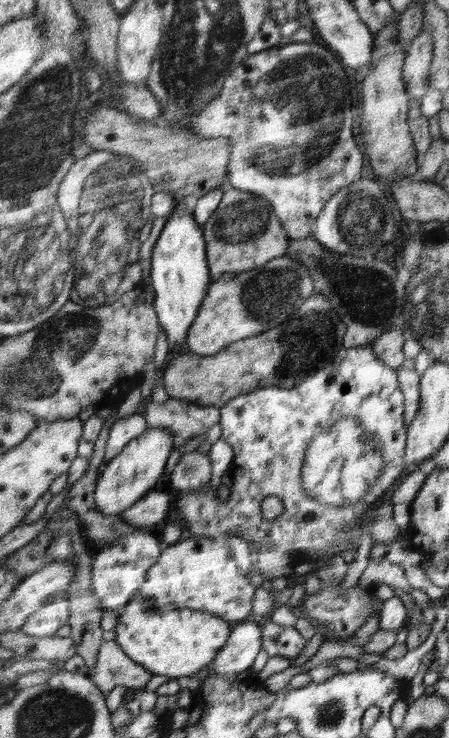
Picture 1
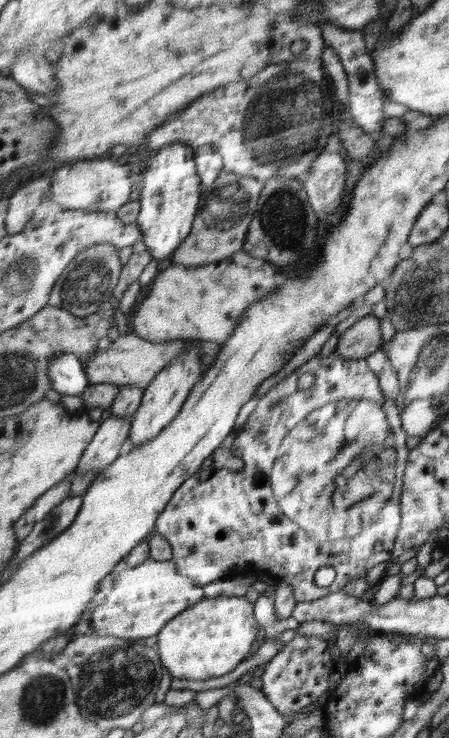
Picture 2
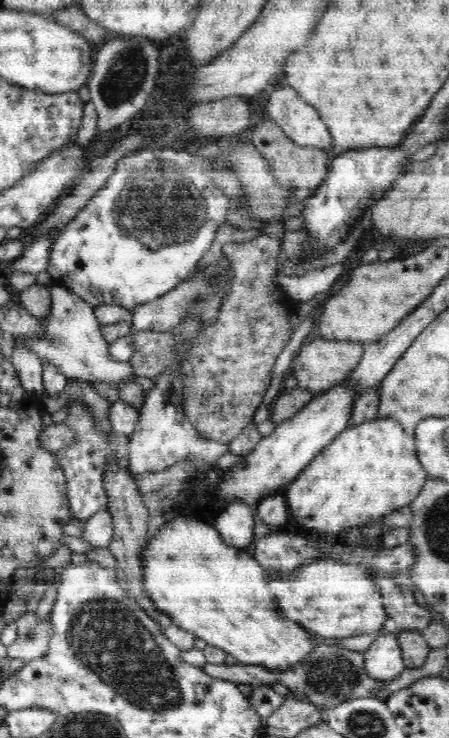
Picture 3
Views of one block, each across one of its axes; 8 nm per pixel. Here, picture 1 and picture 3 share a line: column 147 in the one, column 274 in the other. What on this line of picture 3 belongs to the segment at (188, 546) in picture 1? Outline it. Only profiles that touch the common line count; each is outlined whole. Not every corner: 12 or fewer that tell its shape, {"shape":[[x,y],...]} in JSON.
{"shape":[[316,560],[266,571],[281,614],[317,637],[382,630],[368,570]]}

